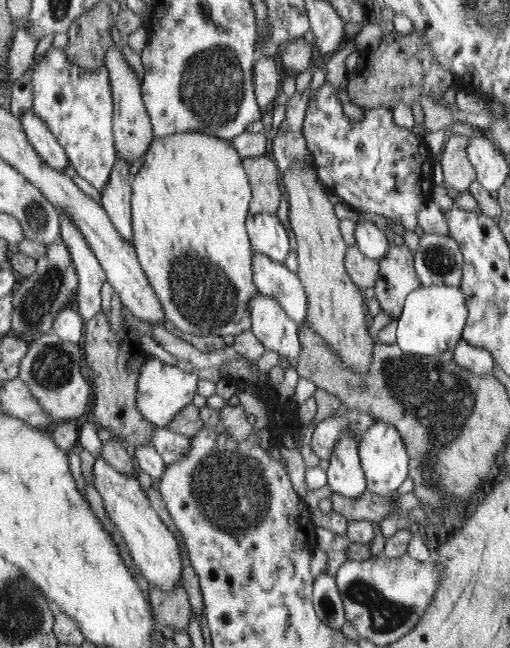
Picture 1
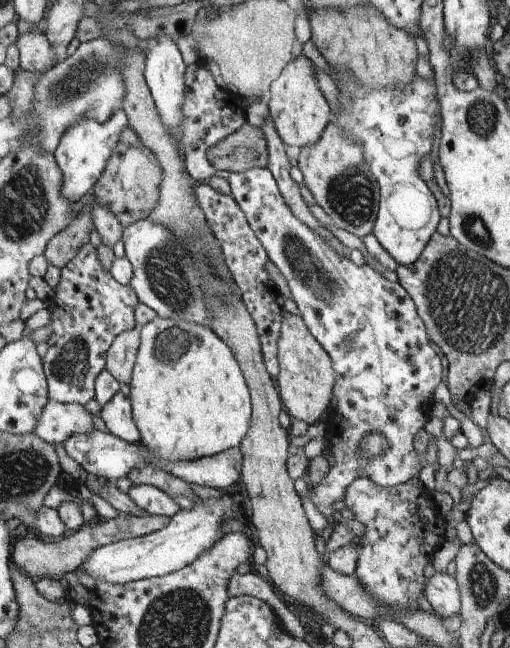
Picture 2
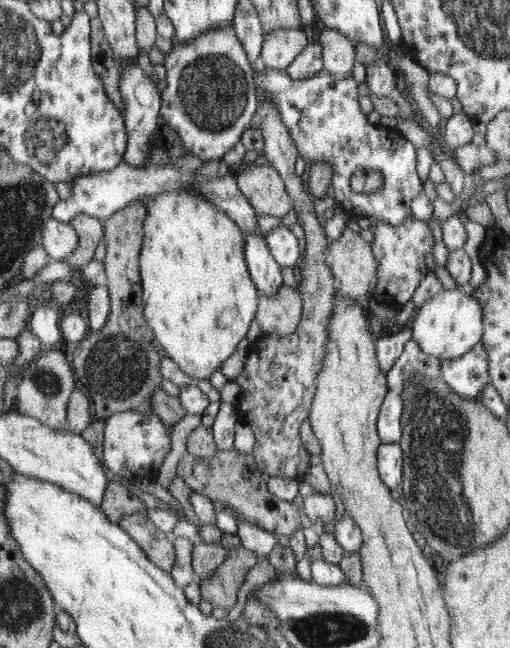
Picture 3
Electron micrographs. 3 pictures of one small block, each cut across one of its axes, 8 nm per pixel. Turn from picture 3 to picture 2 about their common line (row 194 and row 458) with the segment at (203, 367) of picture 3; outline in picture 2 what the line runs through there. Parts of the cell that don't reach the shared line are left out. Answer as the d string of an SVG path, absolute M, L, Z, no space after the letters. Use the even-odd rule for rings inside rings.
M156 317L154 321L147 322L143 327L139 327L139 335L142 342L139 346L138 358L135 362L134 374L131 376L130 396L131 409L135 423L141 434L140 444L146 447L156 459L175 463L178 461L193 461L202 457L209 457L222 451L239 446L247 436L251 426L251 393L247 387L246 377L239 367L231 348L216 334L210 327L204 327L185 320L172 320Z

